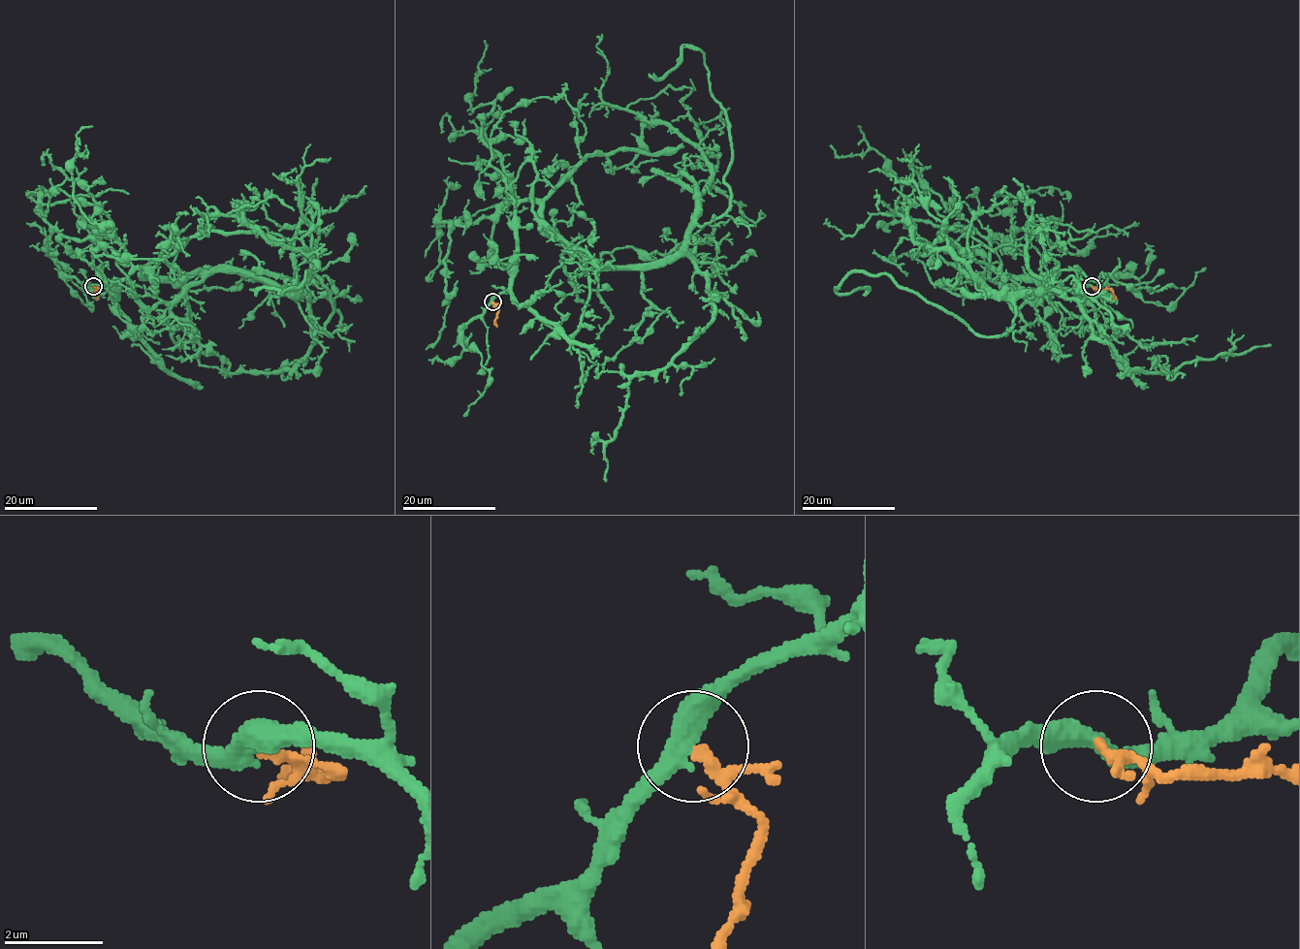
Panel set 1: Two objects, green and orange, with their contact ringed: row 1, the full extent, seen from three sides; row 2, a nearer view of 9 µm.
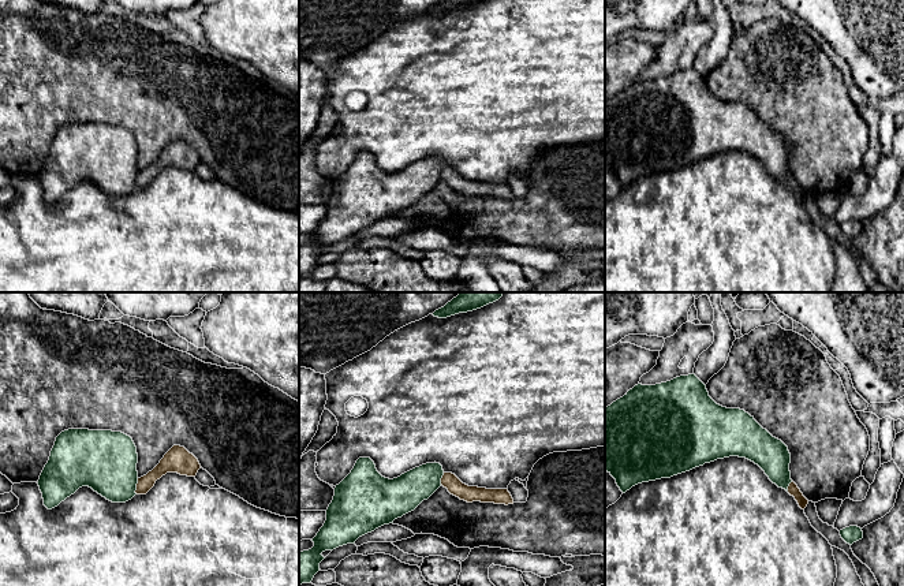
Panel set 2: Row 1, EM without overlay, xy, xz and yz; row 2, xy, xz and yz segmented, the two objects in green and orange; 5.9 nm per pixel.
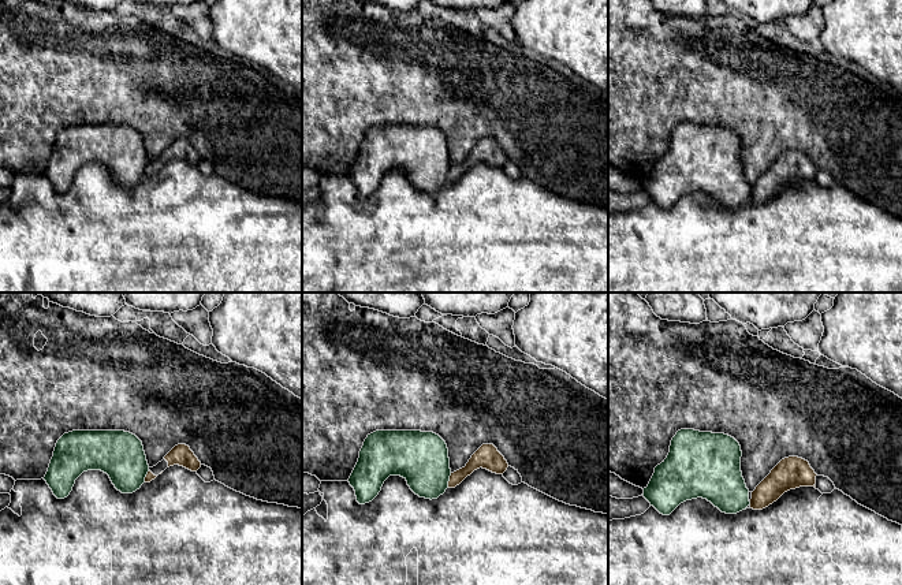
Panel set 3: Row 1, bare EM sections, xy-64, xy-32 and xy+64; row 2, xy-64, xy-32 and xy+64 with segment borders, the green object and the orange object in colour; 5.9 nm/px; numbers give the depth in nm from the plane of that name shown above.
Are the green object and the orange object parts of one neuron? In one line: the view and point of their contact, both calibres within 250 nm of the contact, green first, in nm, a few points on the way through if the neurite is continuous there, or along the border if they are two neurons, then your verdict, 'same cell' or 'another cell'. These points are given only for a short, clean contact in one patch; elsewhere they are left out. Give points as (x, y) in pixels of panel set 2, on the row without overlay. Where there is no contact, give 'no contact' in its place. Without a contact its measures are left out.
contact xy (135, 180); calibres 360 and 110 nm; border xy (138, 172), (135, 187); another cell

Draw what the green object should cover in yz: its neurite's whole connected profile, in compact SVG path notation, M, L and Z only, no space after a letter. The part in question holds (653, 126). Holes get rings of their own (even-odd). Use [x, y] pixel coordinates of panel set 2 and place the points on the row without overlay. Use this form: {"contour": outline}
{"contour": "M694 67L655 79L638 78L605 102L605 164L623 187L638 178L670 172L729 150L754 156L788 186L788 141L744 104L717 98Z"}

